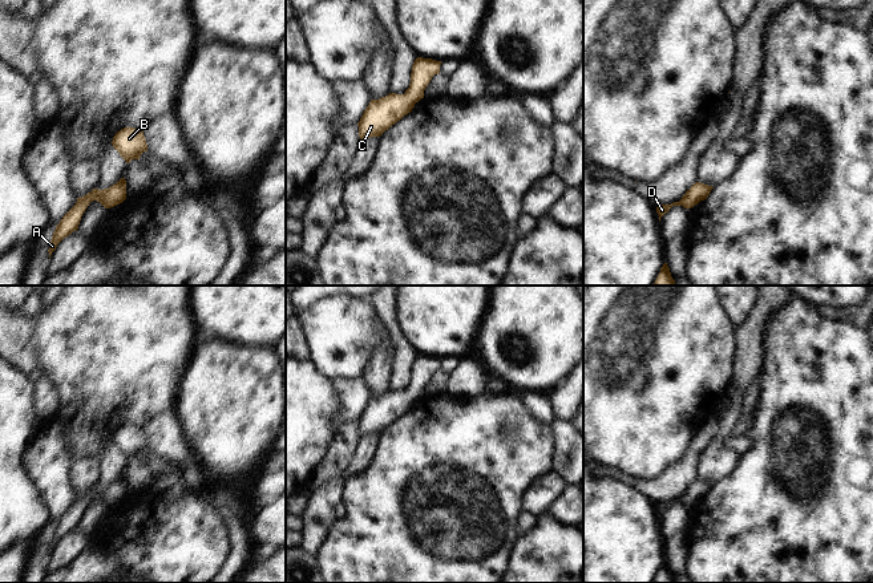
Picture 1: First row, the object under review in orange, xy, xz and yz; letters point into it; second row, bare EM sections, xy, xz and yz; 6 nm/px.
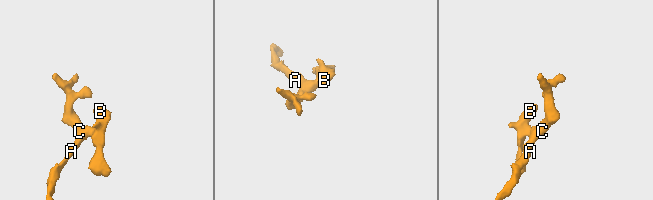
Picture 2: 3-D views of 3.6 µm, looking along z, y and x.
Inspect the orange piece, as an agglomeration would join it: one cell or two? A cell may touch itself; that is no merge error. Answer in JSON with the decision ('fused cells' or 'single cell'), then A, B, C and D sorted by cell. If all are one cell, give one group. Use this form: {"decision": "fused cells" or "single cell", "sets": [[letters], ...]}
{"decision": "single cell", "sets": [["A", "B", "C", "D"]]}

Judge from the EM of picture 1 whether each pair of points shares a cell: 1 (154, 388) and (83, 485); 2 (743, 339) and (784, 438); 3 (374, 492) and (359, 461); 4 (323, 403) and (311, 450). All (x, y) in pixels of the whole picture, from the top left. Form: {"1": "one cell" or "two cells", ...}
{"1": "two cells", "2": "two cells", "3": "two cells", "4": "one cell"}

